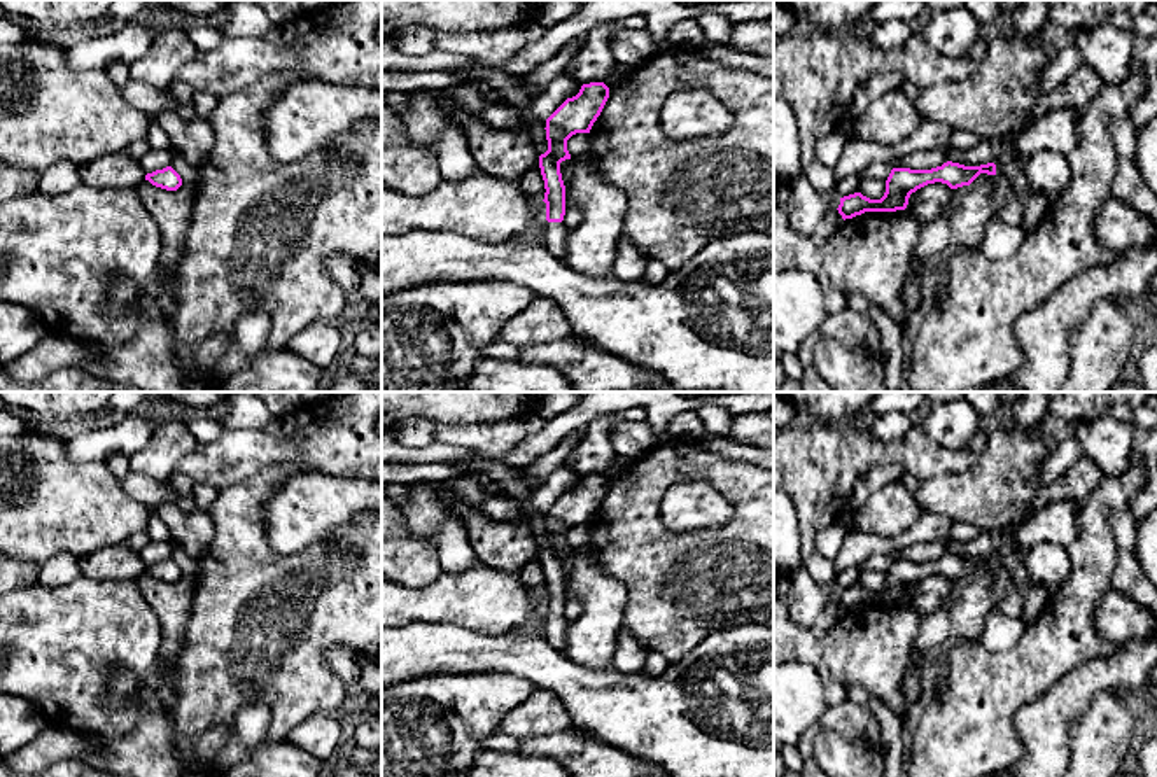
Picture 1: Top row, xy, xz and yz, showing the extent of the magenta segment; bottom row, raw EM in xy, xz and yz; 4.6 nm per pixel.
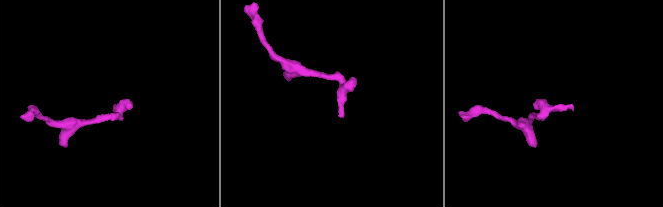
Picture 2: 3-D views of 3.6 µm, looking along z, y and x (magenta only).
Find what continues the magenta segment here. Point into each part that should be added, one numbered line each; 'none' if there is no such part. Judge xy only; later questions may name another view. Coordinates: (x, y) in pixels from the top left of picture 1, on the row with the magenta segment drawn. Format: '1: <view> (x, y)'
none

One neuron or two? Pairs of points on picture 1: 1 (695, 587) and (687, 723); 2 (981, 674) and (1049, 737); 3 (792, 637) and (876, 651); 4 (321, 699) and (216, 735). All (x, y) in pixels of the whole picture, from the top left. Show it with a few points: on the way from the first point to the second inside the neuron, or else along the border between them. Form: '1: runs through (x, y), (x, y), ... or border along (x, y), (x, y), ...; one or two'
1: border along (725, 627), (713, 629), (687, 655), (671, 664); two
2: border along (1054, 685), (1017, 711), (1016, 732), (1023, 748); two
3: border along (821, 637), (821, 658), (839, 679); two
4: border along (231, 727), (210, 727), (191, 737); two

